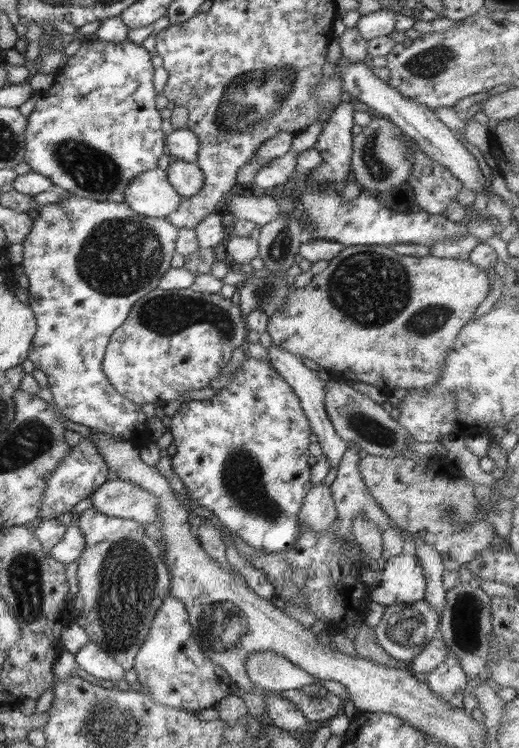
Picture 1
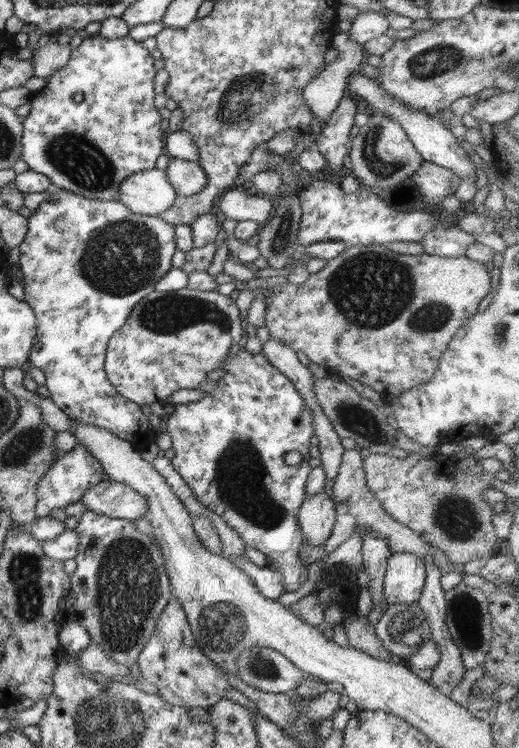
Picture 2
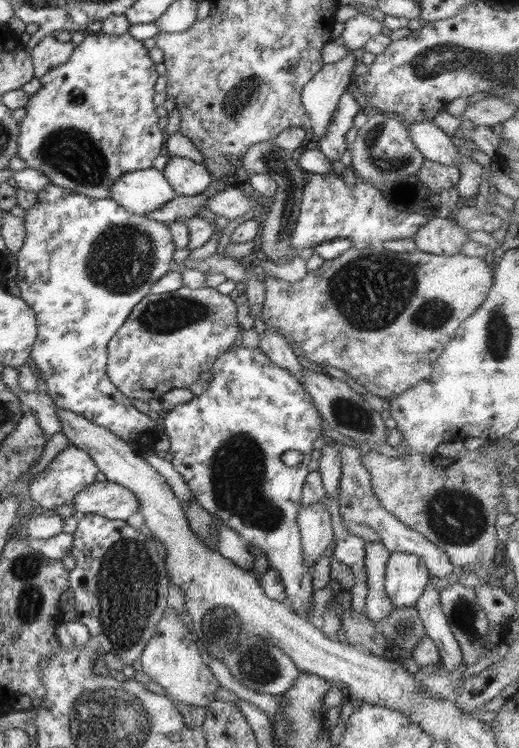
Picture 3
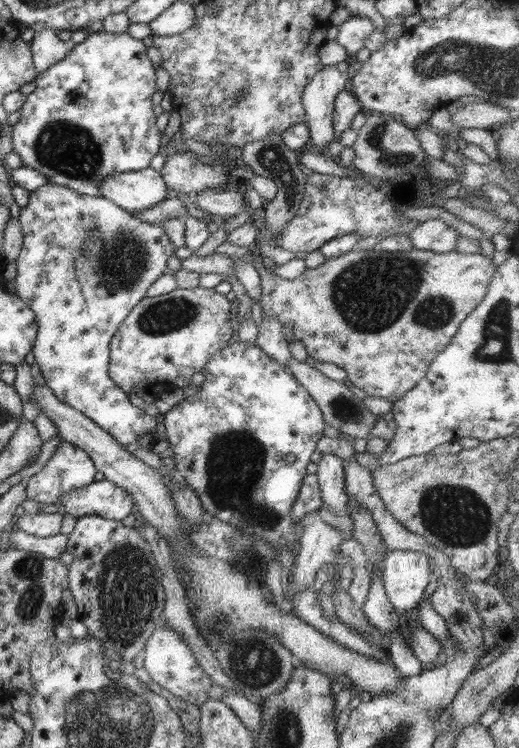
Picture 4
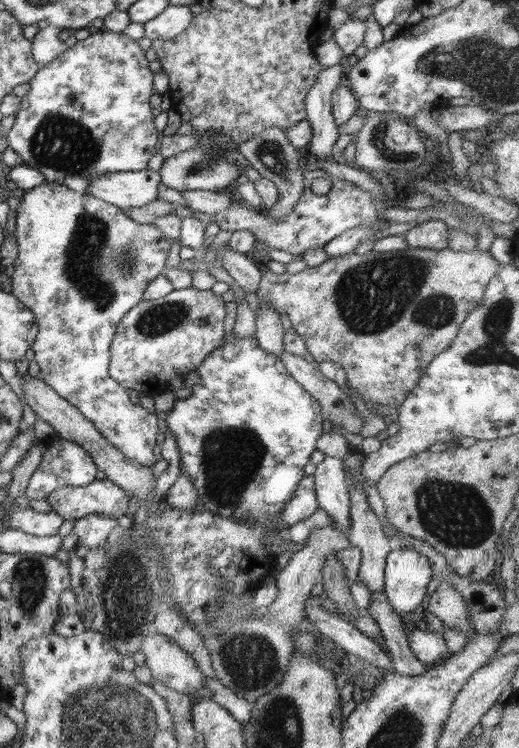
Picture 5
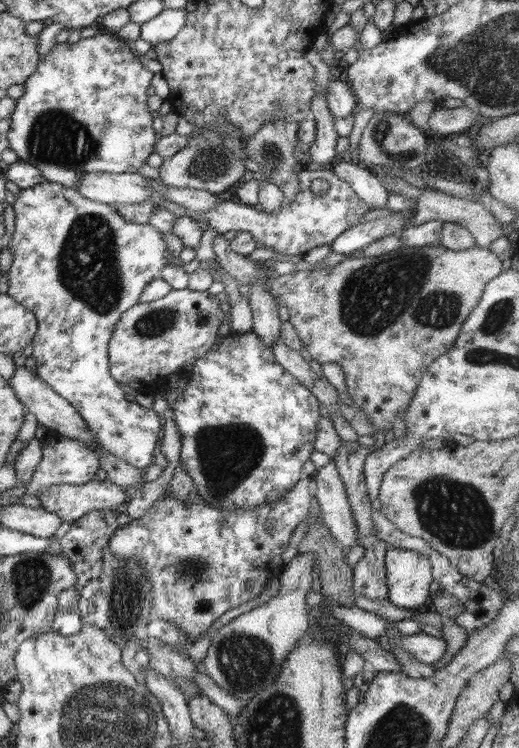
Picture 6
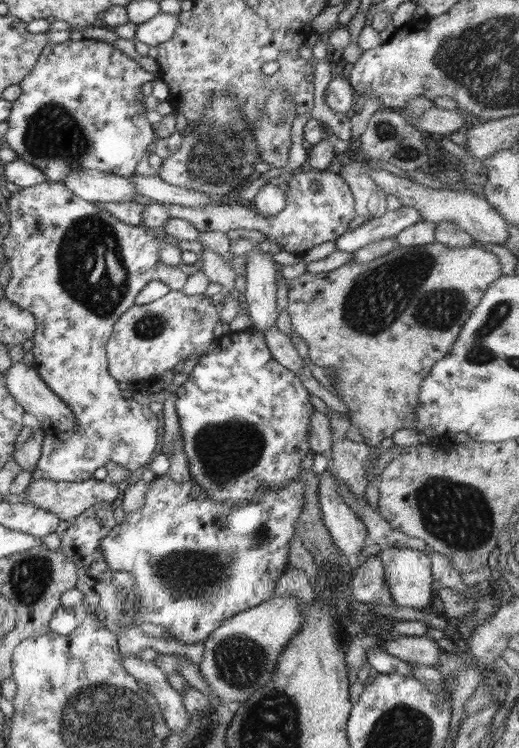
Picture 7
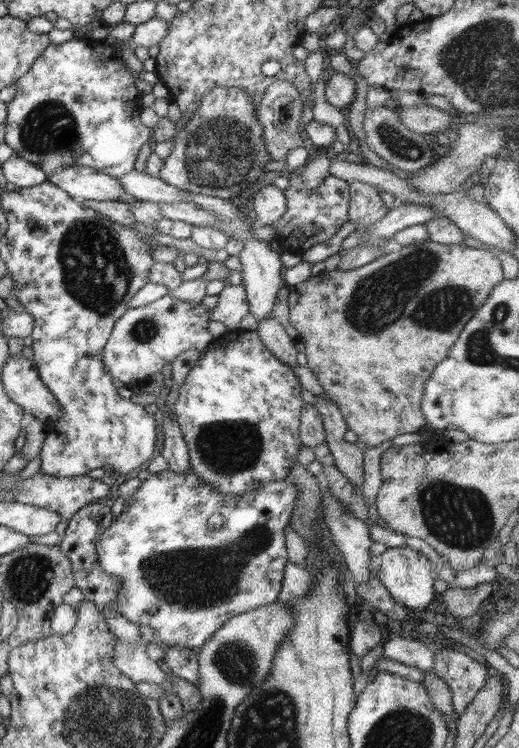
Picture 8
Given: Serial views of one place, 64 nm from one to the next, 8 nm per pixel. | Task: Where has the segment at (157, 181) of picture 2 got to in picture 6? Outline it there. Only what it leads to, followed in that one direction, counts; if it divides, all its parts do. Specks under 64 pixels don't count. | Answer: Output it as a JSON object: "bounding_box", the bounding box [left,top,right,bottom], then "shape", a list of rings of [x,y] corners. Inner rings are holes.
{"bounding_box":[75,172,151,205],"shape":[[[88,172],[79,182],[75,190],[88,200],[108,205],[132,205],[148,202],[151,191],[147,182],[151,178],[136,173],[102,173]]]}

